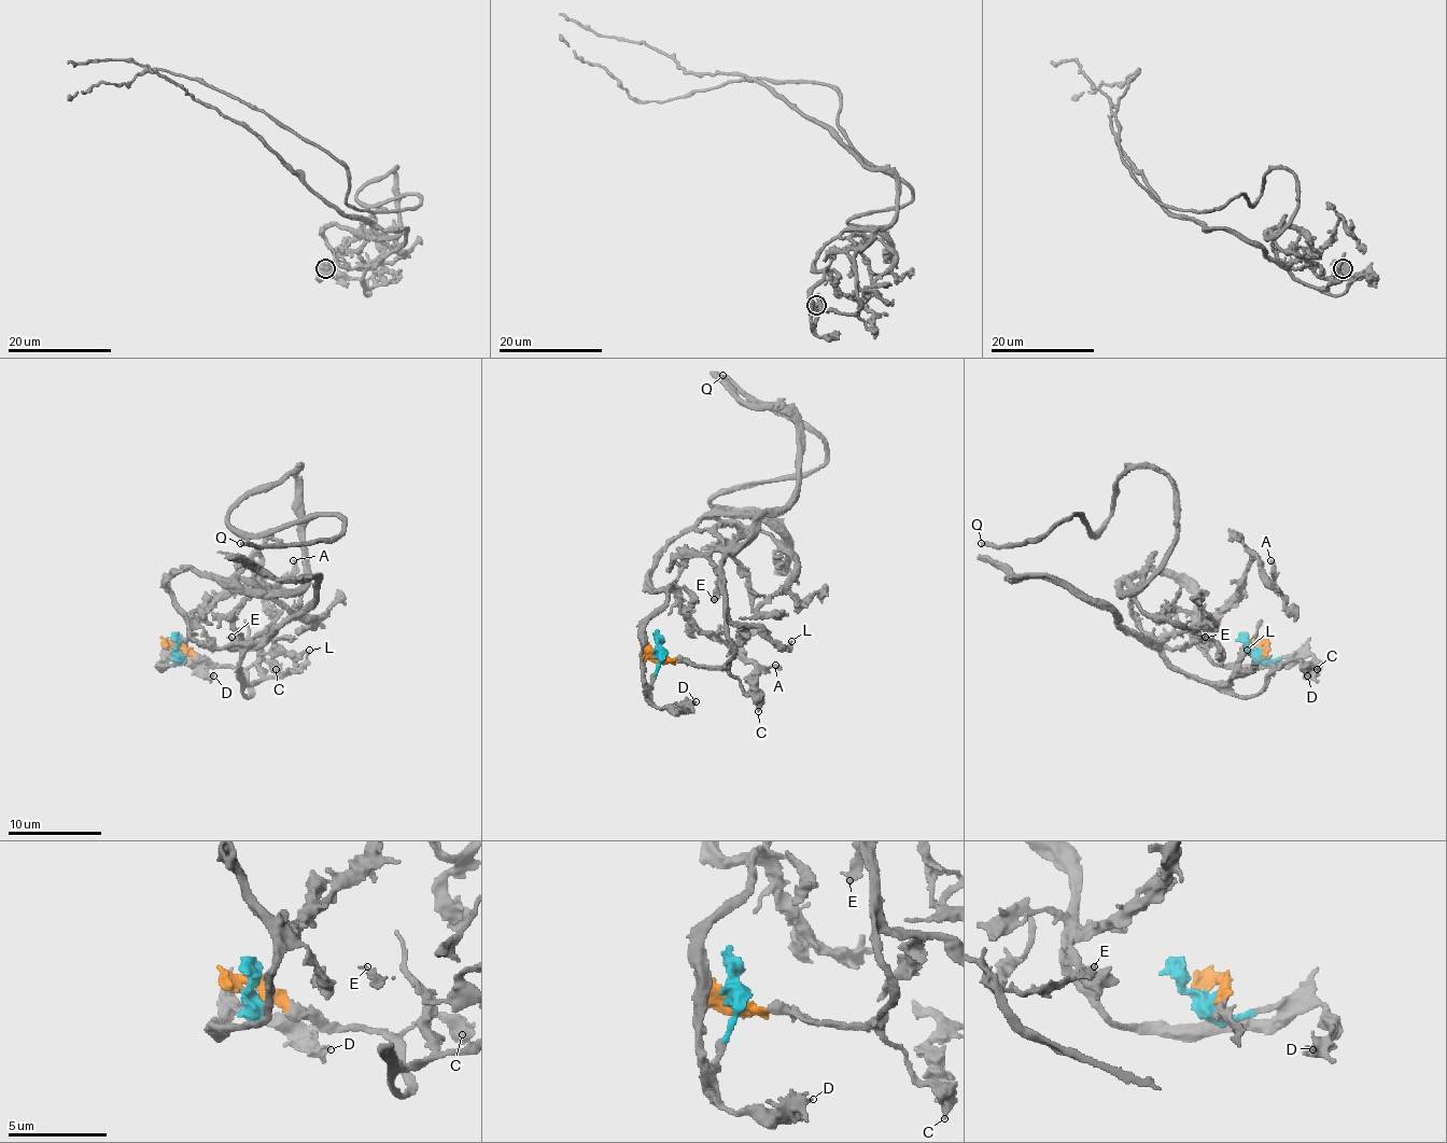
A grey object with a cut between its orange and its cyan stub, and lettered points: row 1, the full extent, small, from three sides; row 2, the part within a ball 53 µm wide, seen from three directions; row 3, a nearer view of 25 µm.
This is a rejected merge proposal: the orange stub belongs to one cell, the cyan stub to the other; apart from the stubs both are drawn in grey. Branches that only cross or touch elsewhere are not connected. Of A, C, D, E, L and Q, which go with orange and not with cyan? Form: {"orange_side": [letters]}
{"orange_side": ["C", "E", "L"]}

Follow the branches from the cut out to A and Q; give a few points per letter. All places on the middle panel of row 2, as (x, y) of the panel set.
A: (655, 651), (659, 660), (647, 686), (645, 623), (673, 586), (680, 609), (701, 630), (753, 665), (775, 665)
Q: (655, 651), (647, 686), (655, 558), (764, 516), (783, 569), (781, 525), (711, 502), (825, 462), (722, 376)

